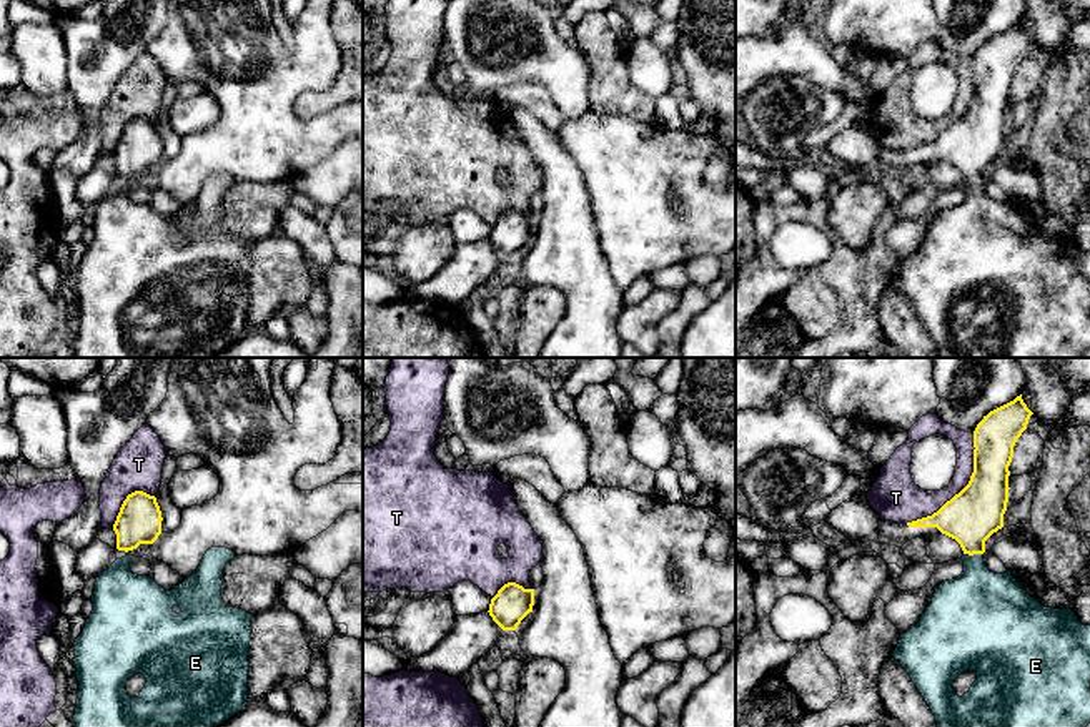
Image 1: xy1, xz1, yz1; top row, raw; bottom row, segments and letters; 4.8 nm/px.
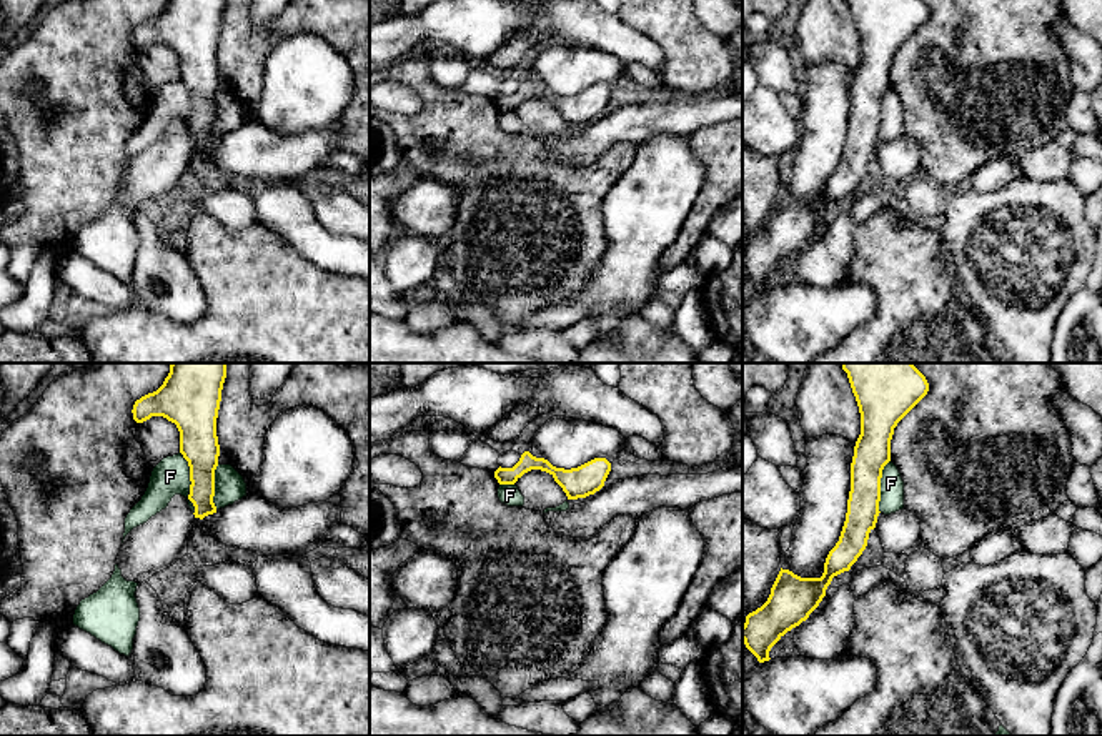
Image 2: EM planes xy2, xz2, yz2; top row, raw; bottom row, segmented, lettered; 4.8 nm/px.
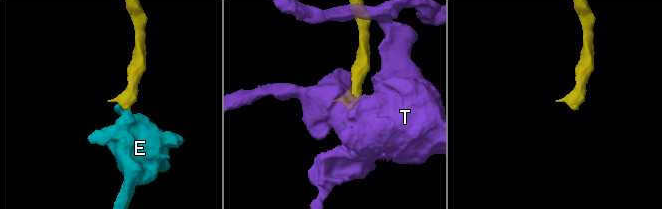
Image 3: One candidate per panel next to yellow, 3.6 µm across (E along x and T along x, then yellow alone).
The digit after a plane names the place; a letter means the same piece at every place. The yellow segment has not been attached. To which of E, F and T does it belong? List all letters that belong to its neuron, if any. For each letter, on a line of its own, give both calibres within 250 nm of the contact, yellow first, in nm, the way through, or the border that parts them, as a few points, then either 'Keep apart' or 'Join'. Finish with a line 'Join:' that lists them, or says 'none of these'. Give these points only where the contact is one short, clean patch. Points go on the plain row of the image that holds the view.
E: Thickness 260 nm (yellow) against 340 nm. Path across: yz1 (976, 140), (974, 180), (979, 232). Join
F: Thickness 190 nm (yellow) against 180 nm. Keep apart
T: Thickness 260 nm (yellow) against 160 nm. Keep apart
Join: E

